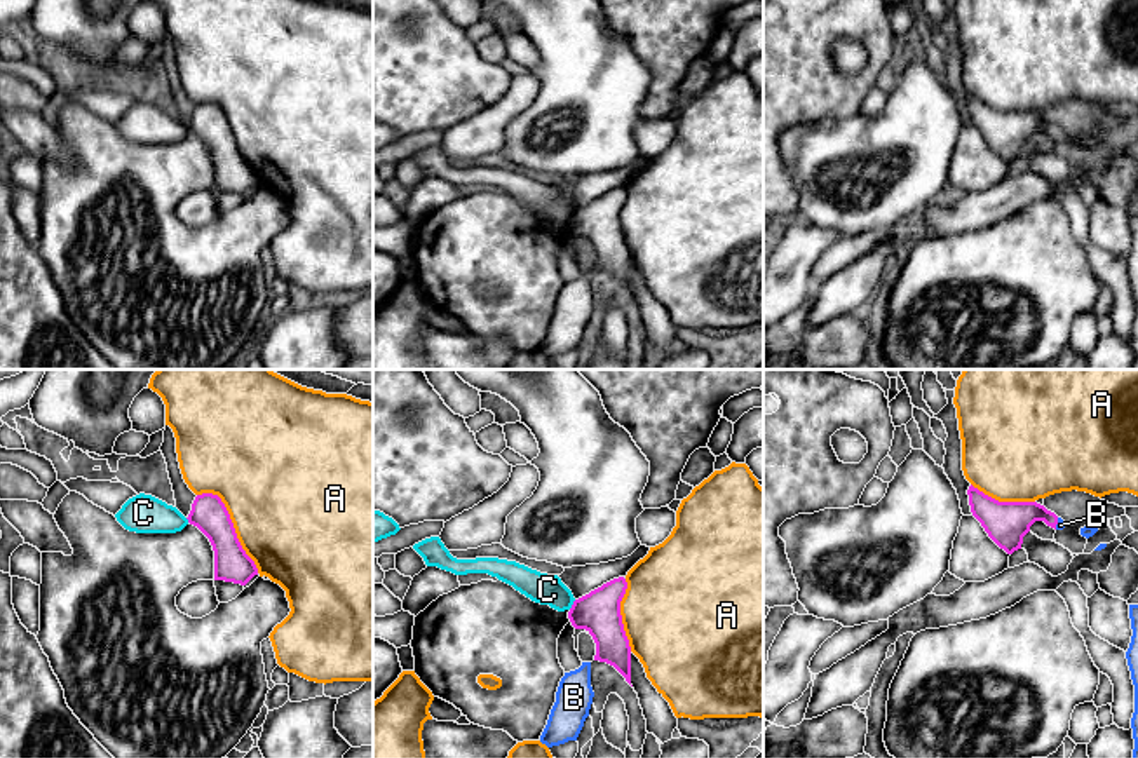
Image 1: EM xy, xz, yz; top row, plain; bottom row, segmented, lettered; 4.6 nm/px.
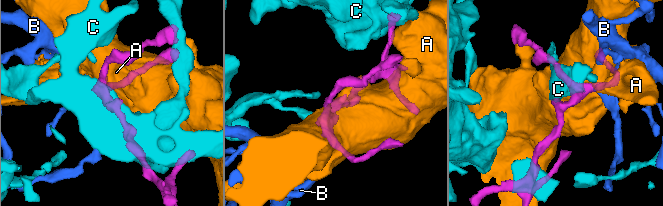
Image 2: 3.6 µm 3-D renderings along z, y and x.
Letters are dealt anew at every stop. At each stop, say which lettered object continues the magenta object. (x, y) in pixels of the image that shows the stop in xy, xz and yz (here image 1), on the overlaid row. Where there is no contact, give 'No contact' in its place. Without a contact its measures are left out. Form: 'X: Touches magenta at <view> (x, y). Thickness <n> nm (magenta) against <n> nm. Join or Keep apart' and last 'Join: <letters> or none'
A: Touches magenta at xy (232, 525). Thickness 160 nm (magenta) against 500 nm. Keep apart
B: Touches magenta at yz (1056, 523). Thickness 200 nm (magenta) against 40 nm. Join
C: Touches magenta at xz (572, 605). Thickness 200 nm (magenta) against 140 nm. Keep apart
Join: B

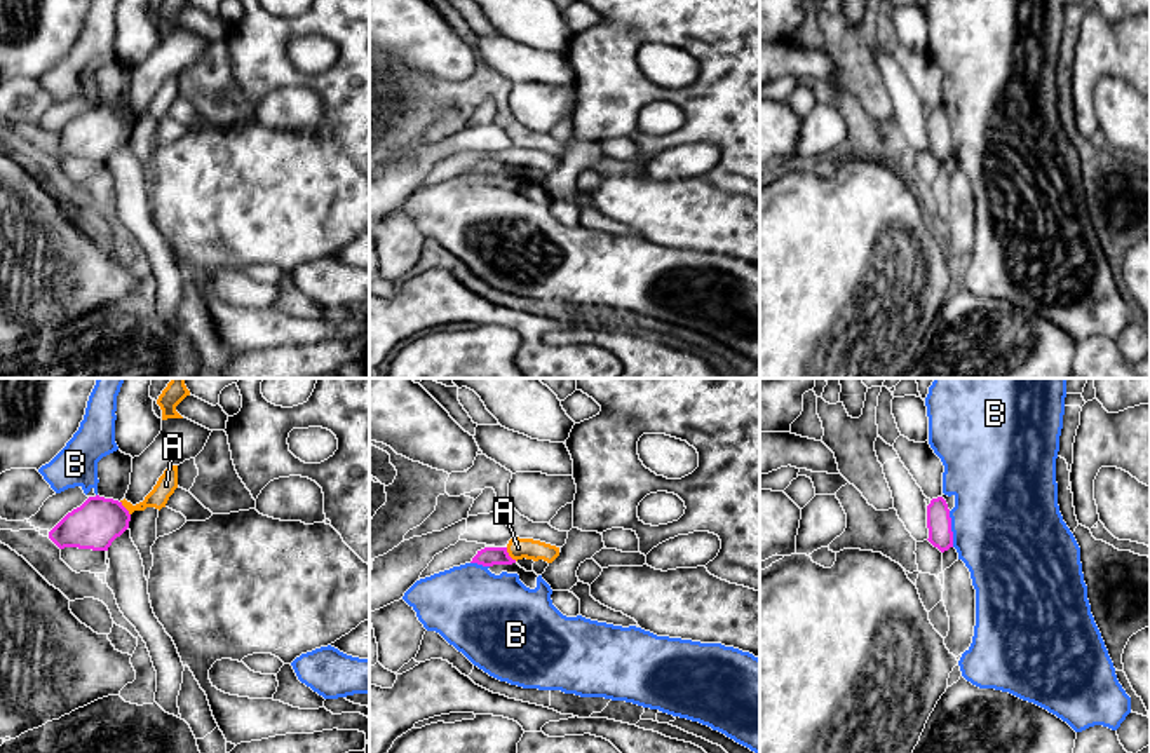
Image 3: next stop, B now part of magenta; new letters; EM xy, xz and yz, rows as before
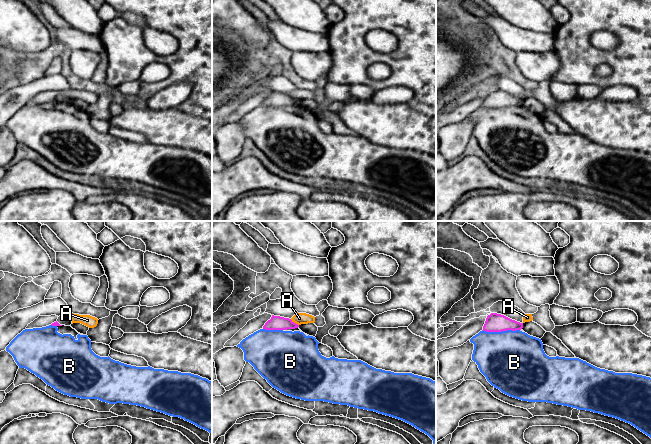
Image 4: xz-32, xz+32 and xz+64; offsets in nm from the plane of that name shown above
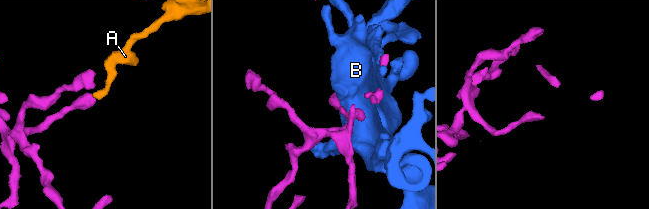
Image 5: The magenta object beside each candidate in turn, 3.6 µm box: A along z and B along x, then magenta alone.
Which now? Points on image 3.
A: Touches magenta at xz (507, 555). Thickness 90 nm (magenta) against 100 nm. Keep apart
B: Touches magenta at yz (950, 529). Thickness 110 nm (magenta) against 480 nm. Keep apart
Join: none

